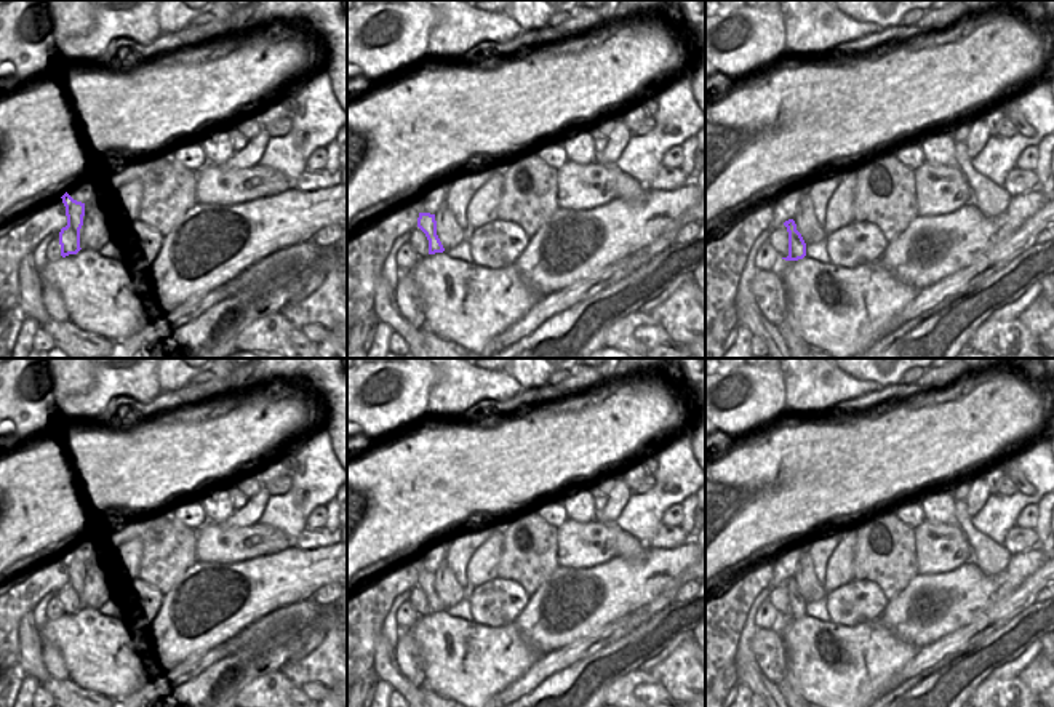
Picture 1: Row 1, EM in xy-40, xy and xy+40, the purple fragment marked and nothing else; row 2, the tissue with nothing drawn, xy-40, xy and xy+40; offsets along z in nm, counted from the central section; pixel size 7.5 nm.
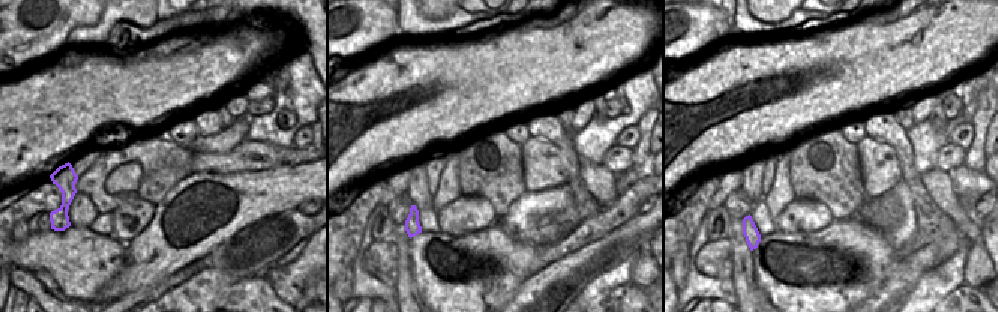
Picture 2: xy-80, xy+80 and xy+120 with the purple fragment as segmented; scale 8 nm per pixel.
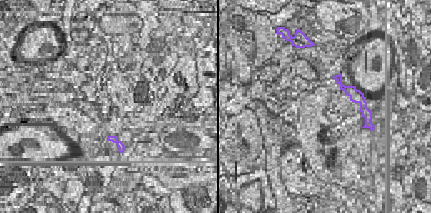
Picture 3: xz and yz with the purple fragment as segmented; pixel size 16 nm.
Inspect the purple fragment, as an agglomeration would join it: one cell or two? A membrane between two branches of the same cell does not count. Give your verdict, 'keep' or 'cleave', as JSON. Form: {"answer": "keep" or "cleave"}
{"answer": "cleave"}

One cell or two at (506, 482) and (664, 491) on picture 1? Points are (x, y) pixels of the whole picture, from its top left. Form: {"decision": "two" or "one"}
{"decision": "two"}

